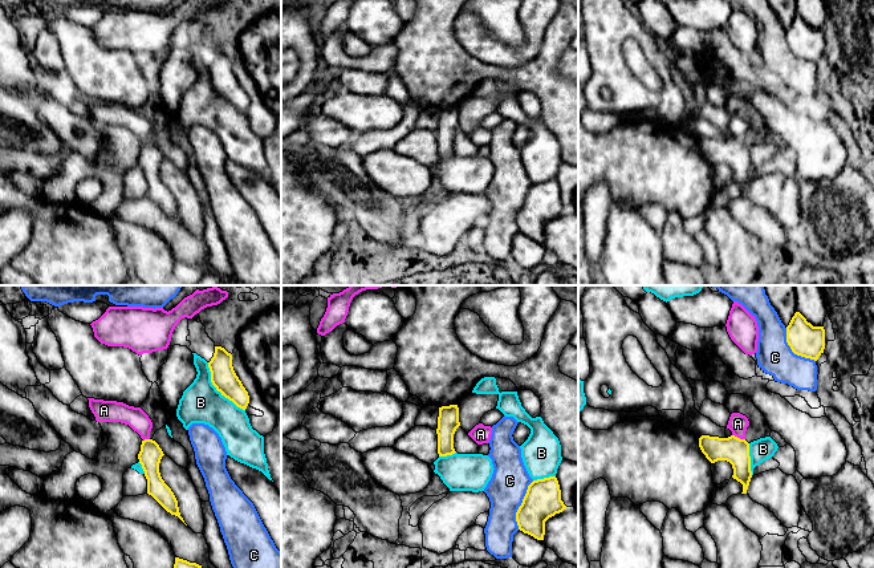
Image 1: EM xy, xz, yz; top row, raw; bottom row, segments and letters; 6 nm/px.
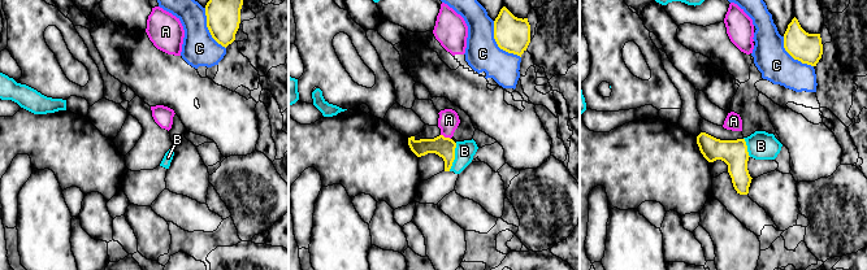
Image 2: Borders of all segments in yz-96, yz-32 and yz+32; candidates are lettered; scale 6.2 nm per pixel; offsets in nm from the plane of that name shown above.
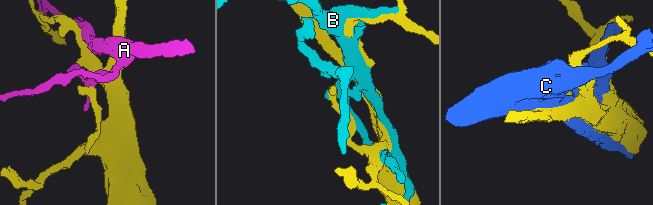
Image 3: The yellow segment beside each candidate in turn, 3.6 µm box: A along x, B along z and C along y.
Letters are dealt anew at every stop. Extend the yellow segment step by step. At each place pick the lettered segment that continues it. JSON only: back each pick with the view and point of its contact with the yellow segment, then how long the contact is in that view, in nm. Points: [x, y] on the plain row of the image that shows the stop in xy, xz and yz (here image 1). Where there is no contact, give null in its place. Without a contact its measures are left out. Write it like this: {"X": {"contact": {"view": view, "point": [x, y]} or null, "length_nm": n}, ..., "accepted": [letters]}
{"accepted": []}

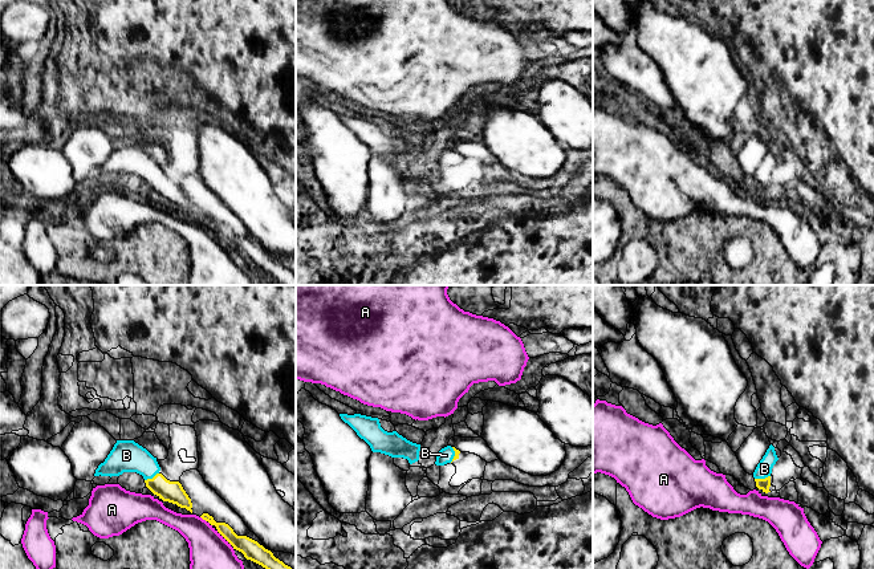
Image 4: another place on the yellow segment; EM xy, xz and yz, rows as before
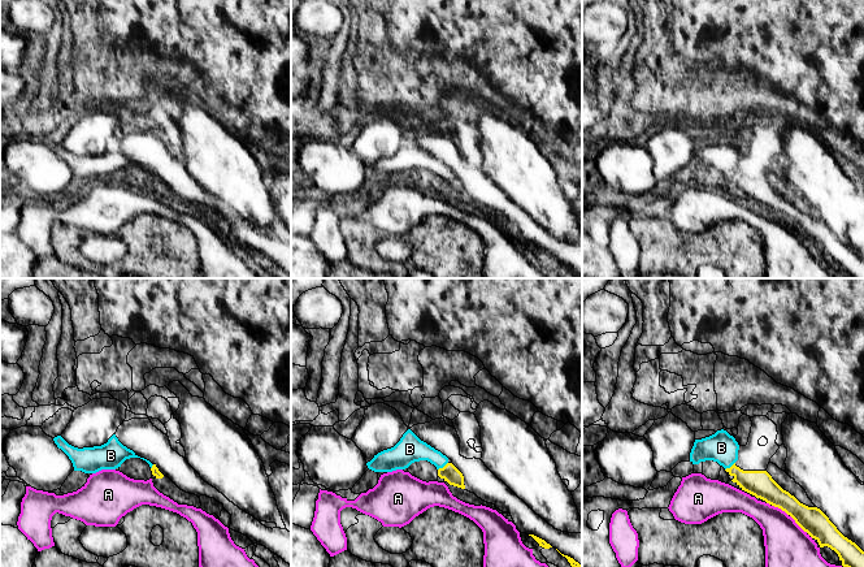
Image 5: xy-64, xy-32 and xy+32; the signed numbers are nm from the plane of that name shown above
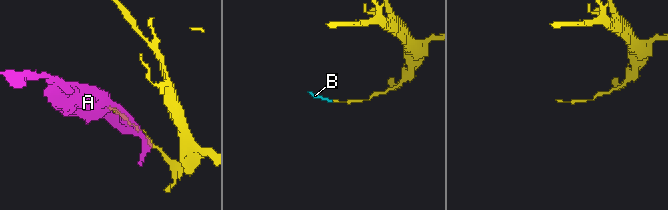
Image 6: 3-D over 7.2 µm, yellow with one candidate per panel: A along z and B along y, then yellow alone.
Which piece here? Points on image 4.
{"B": {"contact": {"view": "yz", "point": [761, 182]}, "length_nm": 100}, "accepted": ["B"]}

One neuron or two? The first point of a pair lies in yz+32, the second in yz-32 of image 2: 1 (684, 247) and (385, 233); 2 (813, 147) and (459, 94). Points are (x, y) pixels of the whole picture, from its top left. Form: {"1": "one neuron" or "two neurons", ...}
{"1": "one neuron", "2": "one neuron"}

